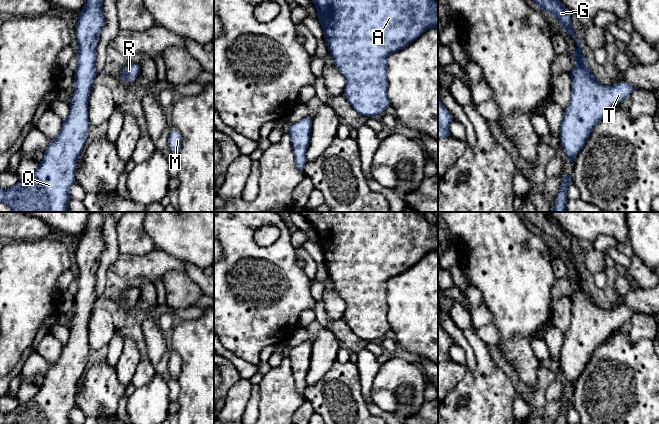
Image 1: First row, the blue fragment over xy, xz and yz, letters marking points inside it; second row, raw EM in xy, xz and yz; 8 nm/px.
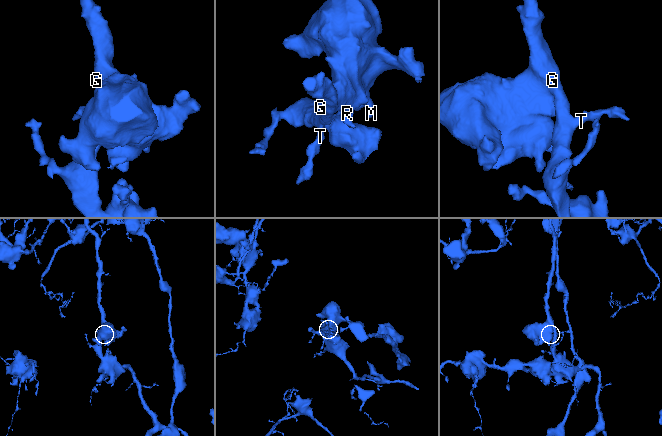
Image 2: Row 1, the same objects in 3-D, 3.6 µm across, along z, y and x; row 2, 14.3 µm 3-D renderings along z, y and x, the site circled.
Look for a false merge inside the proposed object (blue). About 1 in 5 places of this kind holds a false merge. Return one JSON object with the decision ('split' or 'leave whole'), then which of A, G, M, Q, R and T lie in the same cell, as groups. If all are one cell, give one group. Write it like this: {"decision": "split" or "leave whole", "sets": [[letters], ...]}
{"decision": "leave whole", "sets": [["A", "G", "M", "Q", "R", "T"]]}

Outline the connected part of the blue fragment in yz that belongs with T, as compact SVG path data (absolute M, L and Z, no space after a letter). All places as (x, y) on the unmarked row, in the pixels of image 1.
M523 212L524 218L530 221L536 228L536 231L542 232L547 237L558 242L559 248L563 254L574 262L578 272L570 281L577 285L577 289L570 295L571 301L571 320L570 329L565 333L563 345L560 351L561 369L565 374L567 381L574 390L574 384L587 366L592 354L606 340L609 334L615 329L621 327L625 322L637 312L627 306L619 305L611 311L606 311L596 305L591 293L586 289L582 276L580 265L572 252L571 235L569 235L549 212Z

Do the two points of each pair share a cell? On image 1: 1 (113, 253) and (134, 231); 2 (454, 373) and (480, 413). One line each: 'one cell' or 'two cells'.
1: two cells
2: two cells

